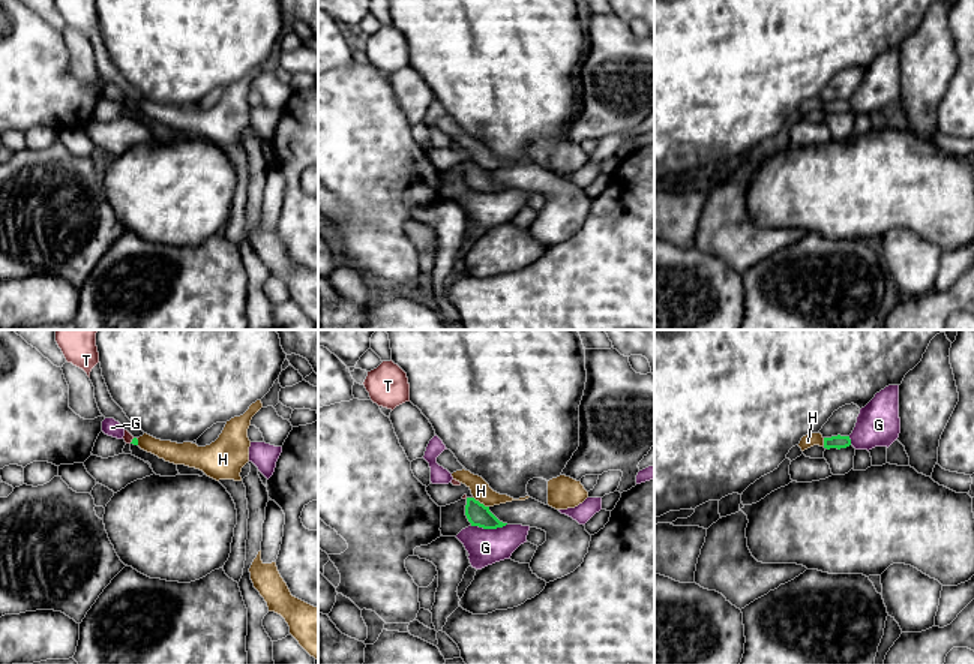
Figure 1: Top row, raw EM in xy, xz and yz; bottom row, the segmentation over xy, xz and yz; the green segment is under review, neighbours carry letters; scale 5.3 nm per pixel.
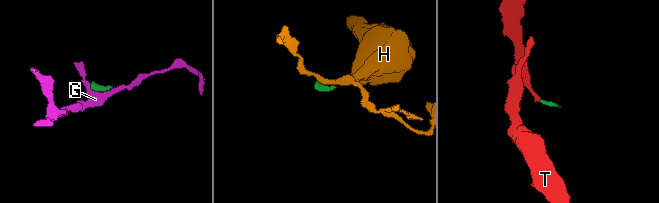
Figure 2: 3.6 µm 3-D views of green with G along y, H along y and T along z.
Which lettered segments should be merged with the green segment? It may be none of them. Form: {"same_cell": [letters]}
{"same_cell": ["T"]}

